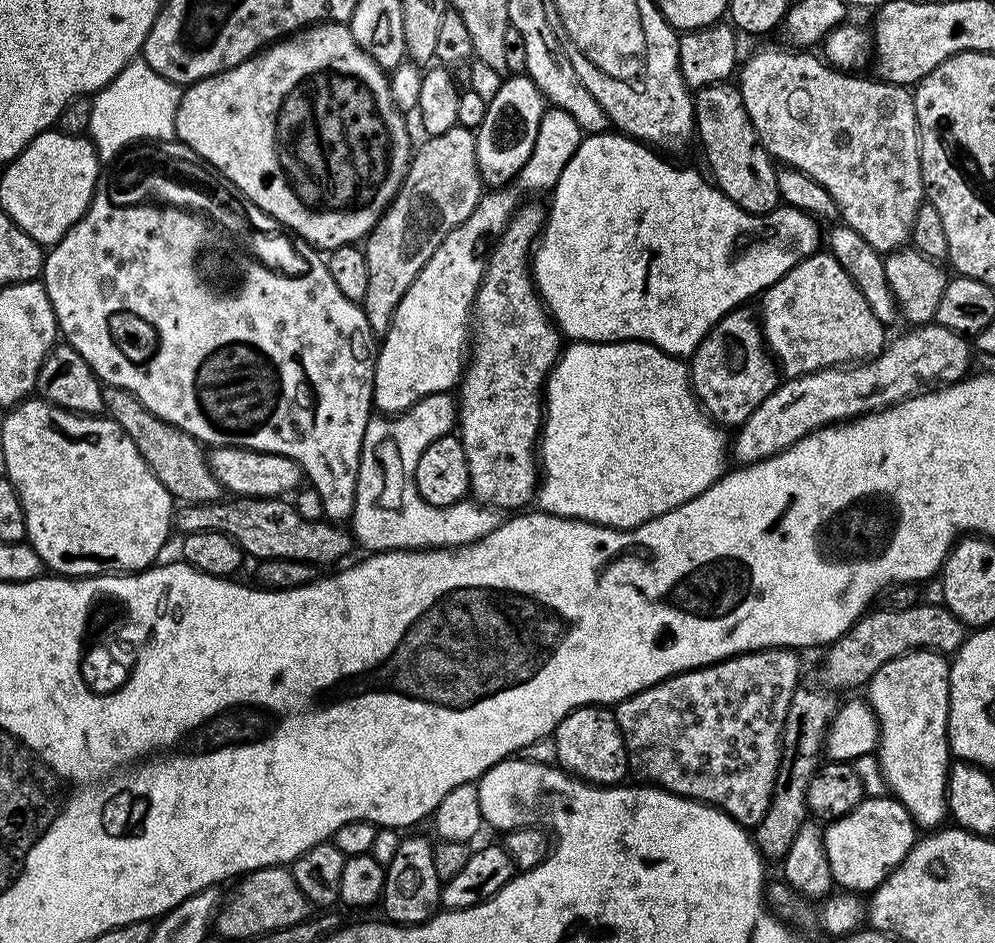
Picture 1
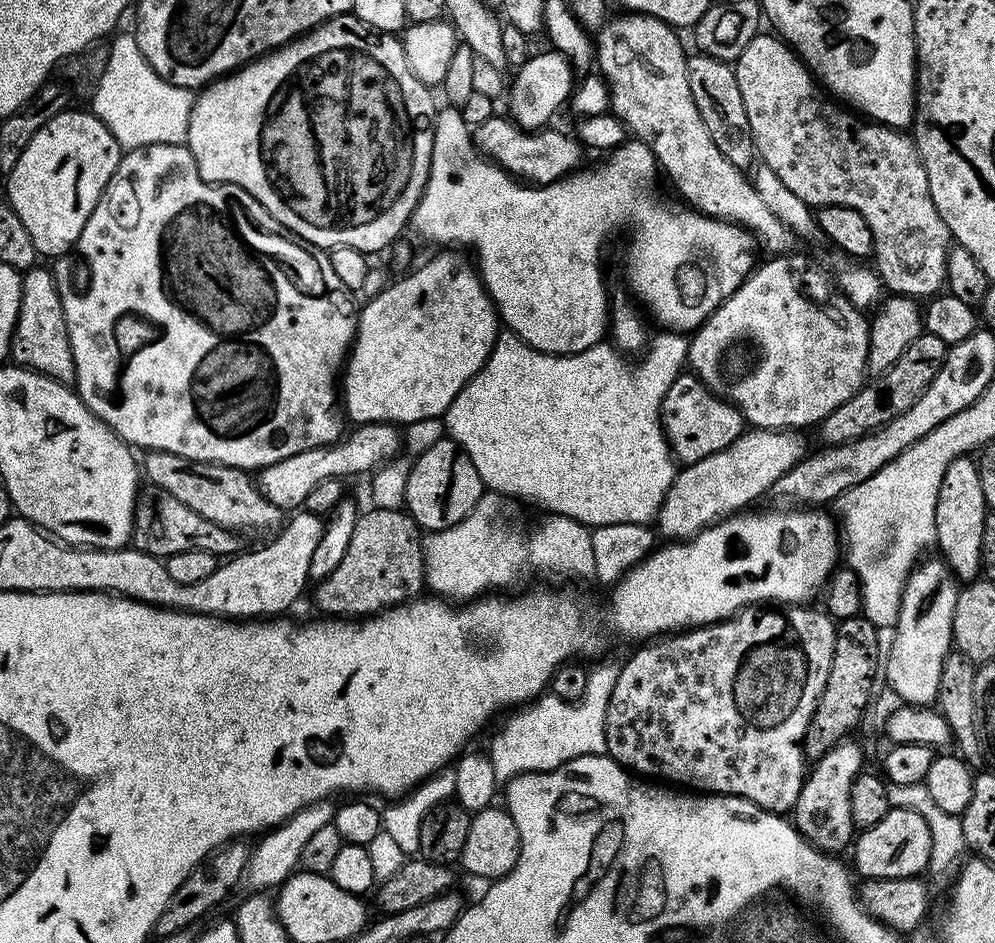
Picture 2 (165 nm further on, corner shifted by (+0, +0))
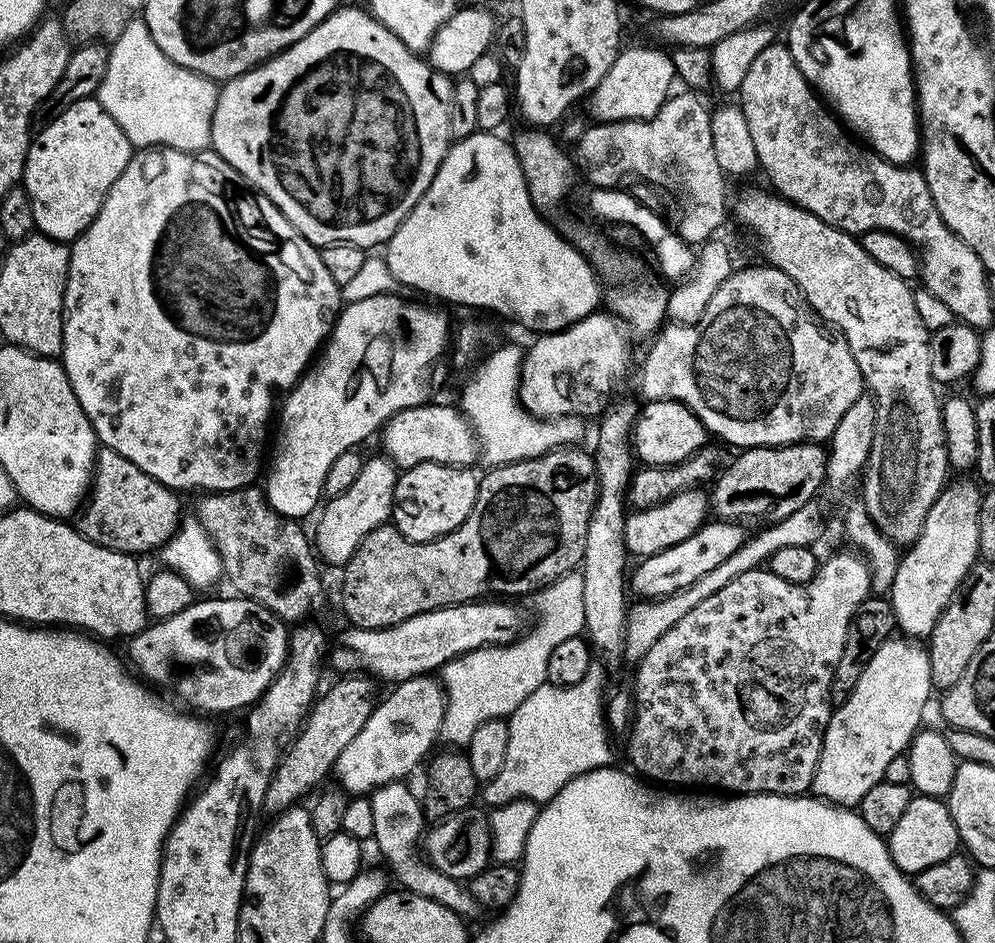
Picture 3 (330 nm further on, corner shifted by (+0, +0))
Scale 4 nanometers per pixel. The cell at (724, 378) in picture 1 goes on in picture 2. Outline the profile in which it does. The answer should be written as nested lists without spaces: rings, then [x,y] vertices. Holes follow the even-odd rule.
[[[681,374],[666,390],[666,398],[660,407],[660,425],[664,428],[664,437],[668,439],[668,447],[675,459],[681,465],[687,466],[722,450],[740,437],[740,433],[745,431],[746,422],[740,415],[740,409],[729,404],[727,400],[722,400],[709,390],[694,374]]]

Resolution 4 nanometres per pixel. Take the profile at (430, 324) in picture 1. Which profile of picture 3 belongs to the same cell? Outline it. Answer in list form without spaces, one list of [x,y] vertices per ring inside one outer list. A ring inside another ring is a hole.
[[[378,294],[374,298],[362,298],[362,302],[345,303],[332,326],[332,333],[322,345],[322,351],[283,397],[278,408],[280,445],[276,448],[276,461],[268,472],[266,487],[268,505],[278,515],[301,518],[312,511],[315,513],[324,496],[326,470],[330,470],[338,454],[351,452],[367,436],[375,432],[377,435],[397,412],[429,403],[436,363],[450,348],[448,320],[438,309],[402,297],[400,294]]]

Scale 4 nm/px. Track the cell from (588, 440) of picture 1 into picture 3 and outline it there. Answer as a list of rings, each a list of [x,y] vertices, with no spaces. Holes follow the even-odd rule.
[[[504,344],[501,348],[496,348],[484,361],[479,361],[480,366],[472,376],[472,381],[464,388],[464,393],[460,396],[458,407],[468,420],[468,425],[472,428],[472,433],[476,436],[479,455],[485,460],[485,465],[495,466],[497,464],[511,464],[513,460],[529,460],[538,458],[546,454],[552,448],[562,448],[572,446],[577,443],[580,436],[579,416],[563,416],[557,420],[539,420],[537,416],[532,416],[520,405],[520,371],[524,365],[525,349],[519,348],[516,344]]]

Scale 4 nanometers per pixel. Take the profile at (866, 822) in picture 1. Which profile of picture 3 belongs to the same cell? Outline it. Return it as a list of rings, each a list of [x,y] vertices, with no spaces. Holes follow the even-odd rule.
[[[913,795],[910,806],[906,806],[906,814],[898,821],[898,826],[886,837],[890,858],[906,874],[915,874],[926,870],[926,866],[934,866],[934,862],[942,862],[942,858],[957,855],[960,835],[954,826],[954,818],[950,814],[947,803],[935,796]]]

